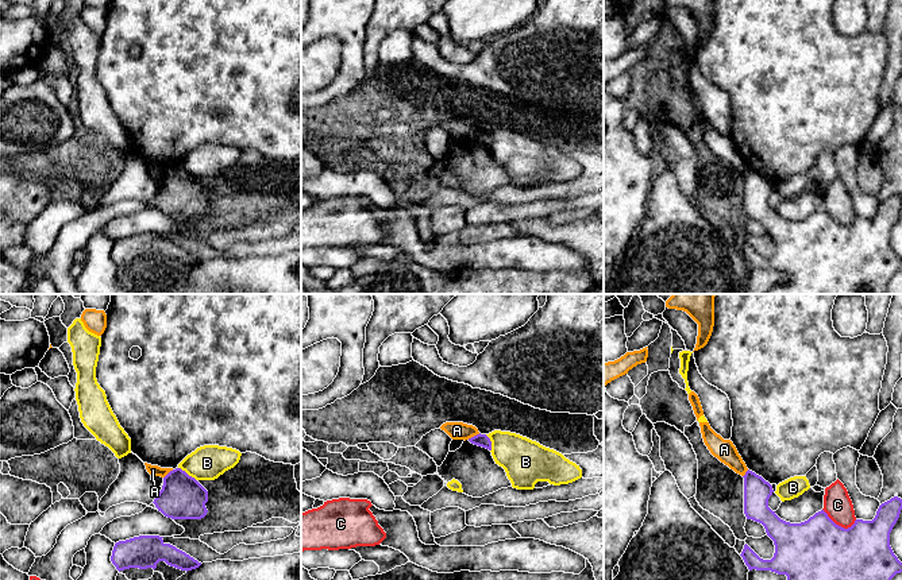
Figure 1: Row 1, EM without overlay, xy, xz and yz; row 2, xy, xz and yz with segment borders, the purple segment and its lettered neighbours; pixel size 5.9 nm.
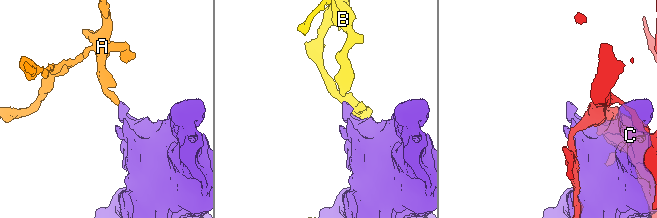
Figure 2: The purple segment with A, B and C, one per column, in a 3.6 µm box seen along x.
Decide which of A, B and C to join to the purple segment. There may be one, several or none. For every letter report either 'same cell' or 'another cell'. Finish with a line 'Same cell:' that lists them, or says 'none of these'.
A: another cell
B: another cell
C: another cell
Same cell: none of these

